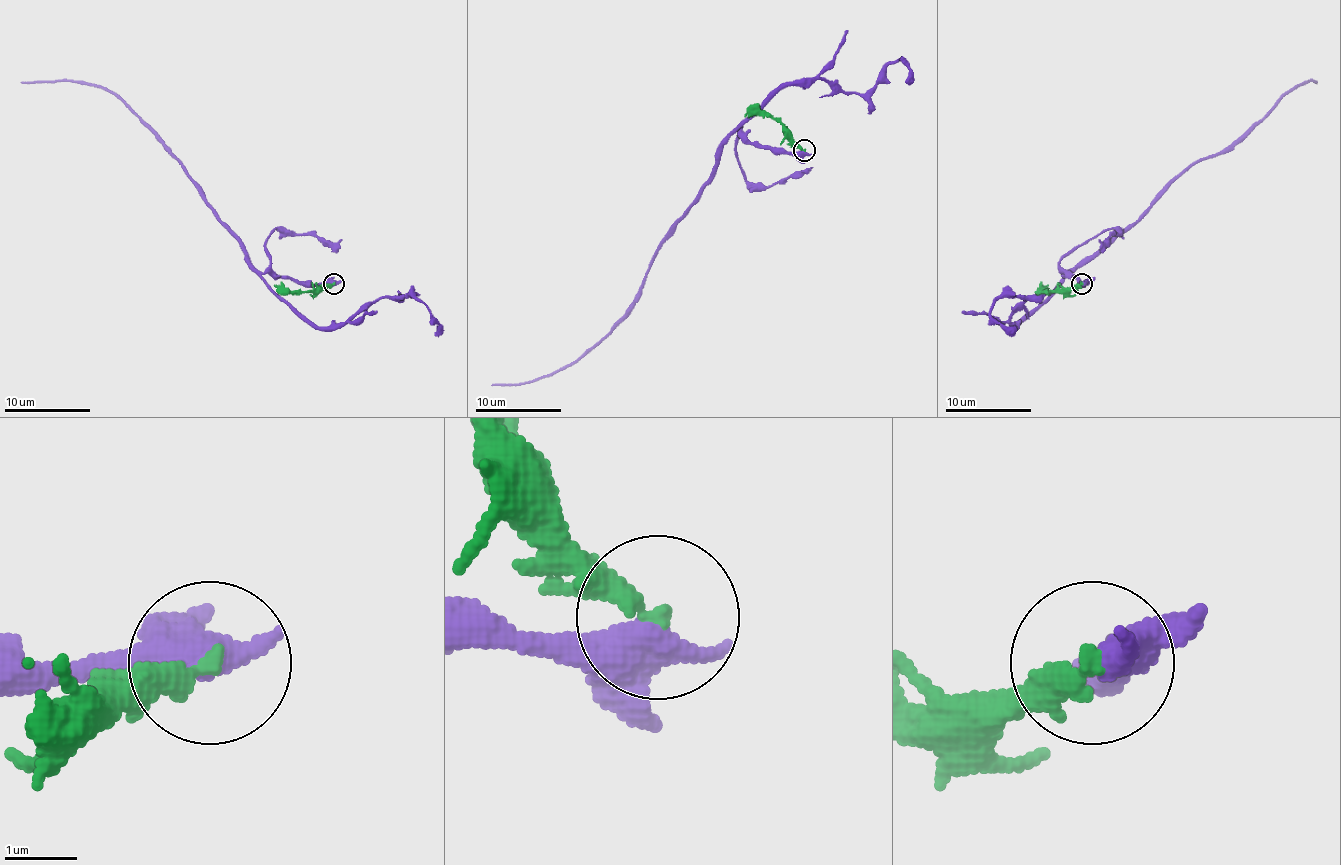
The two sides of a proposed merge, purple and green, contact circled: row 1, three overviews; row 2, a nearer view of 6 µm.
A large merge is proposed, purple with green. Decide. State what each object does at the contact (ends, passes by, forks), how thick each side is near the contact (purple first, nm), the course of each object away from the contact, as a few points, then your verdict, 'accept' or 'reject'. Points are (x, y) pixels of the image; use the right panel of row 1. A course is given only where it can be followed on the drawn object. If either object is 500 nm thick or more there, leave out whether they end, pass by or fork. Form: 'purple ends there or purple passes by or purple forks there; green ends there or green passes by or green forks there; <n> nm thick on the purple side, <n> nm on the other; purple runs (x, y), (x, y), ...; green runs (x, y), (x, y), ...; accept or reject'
purple passes by; green ends there; 440 nm thick on the purple side, 320 nm on the other; purple runs (1082, 283), (1062, 272), (1090, 261), (1185, 171), (1205, 158), (1231, 149), (1287, 93), (1306, 80), (1317, 82); green runs (1082, 283), (1047, 292), (1045, 285); reject

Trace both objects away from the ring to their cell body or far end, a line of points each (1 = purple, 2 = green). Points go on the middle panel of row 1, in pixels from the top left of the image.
1: (803, 150), (773, 153), (734, 131), (715, 176), (655, 254), (639, 299), (583, 355), (523, 383), (491, 385)
2: (803, 150), (769, 116), (745, 114)

